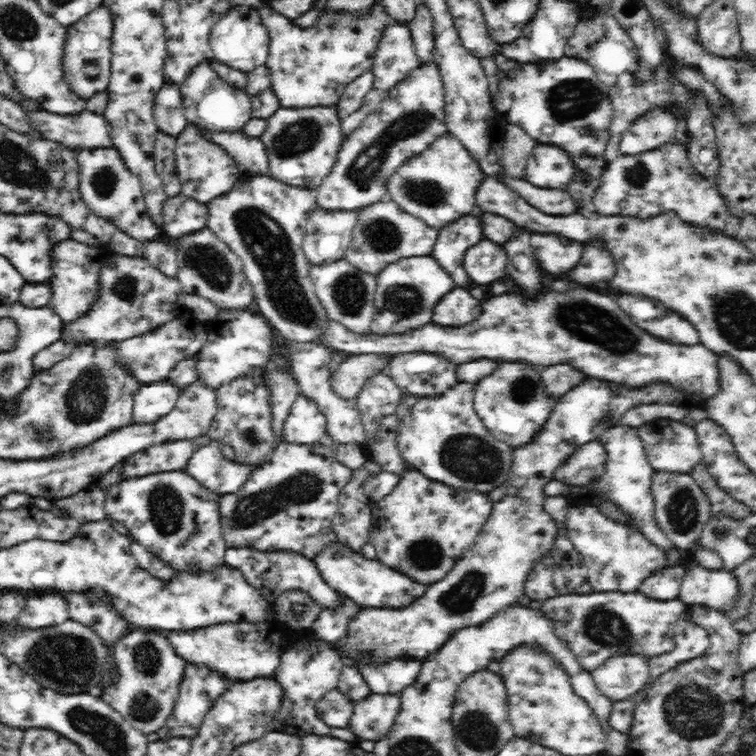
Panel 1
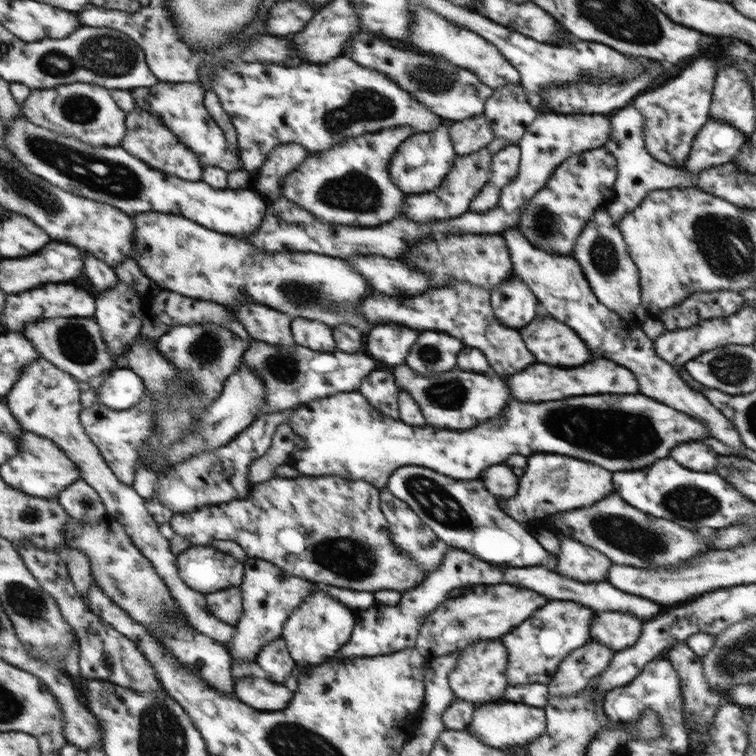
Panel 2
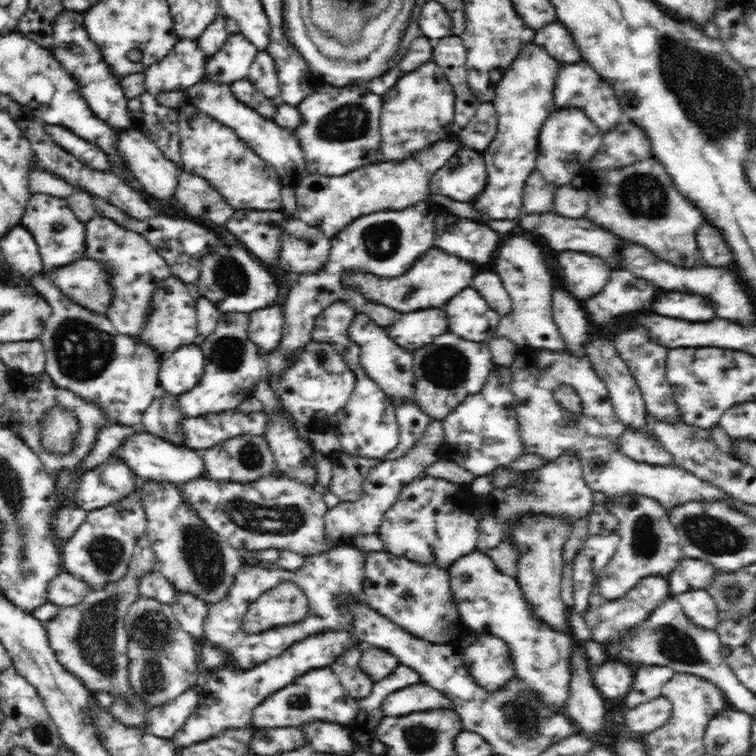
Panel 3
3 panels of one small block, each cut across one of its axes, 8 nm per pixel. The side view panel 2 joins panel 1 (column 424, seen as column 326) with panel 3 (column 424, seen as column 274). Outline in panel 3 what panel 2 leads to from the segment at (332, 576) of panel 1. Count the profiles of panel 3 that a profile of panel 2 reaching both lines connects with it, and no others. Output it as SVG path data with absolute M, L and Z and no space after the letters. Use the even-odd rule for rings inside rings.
M385 551L366 554L363 589L367 605L406 632L437 645L458 644L470 633L452 603L449 572L440 566L411 562Z

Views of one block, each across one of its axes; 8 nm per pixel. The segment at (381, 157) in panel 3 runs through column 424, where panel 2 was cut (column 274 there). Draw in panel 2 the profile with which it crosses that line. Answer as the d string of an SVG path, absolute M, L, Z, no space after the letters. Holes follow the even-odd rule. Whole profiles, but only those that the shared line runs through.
M337 56L327 63L301 63L293 66L239 62L229 66L215 66L209 88L219 99L221 108L229 115L236 132L238 158L241 168L257 172L277 145L300 144L307 153L330 149L351 137L375 133L387 128L407 125L412 132L433 132L441 124L441 117L430 111L412 94L407 94L385 74L357 66L350 58Z

